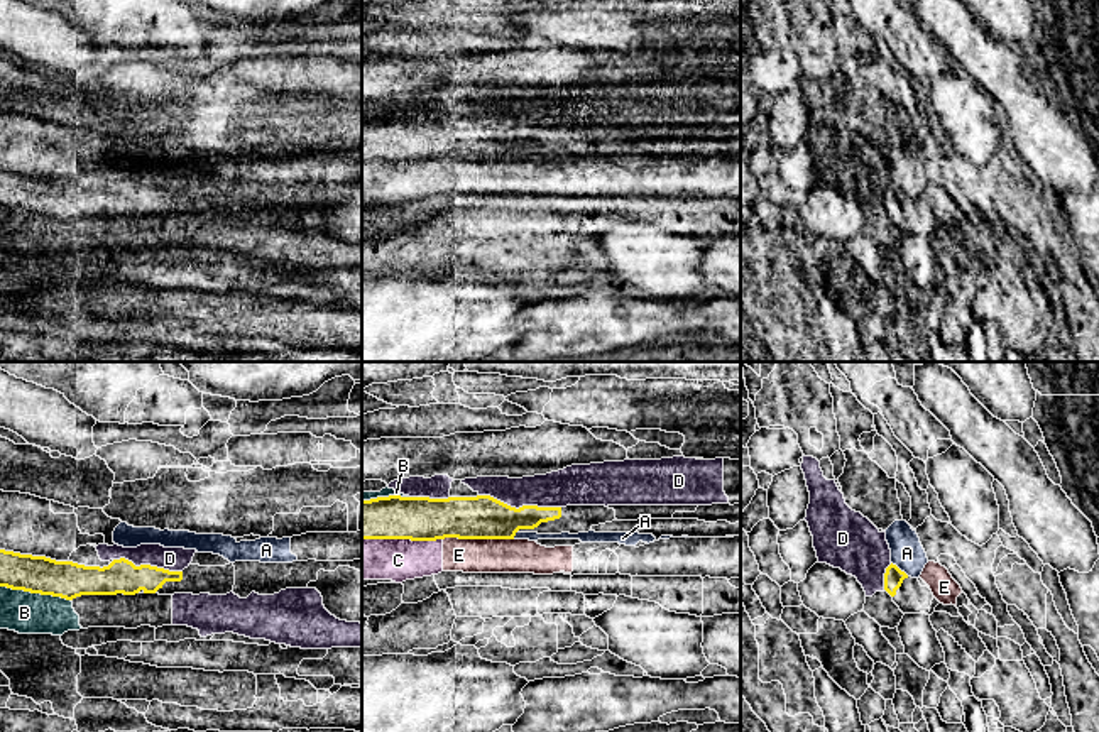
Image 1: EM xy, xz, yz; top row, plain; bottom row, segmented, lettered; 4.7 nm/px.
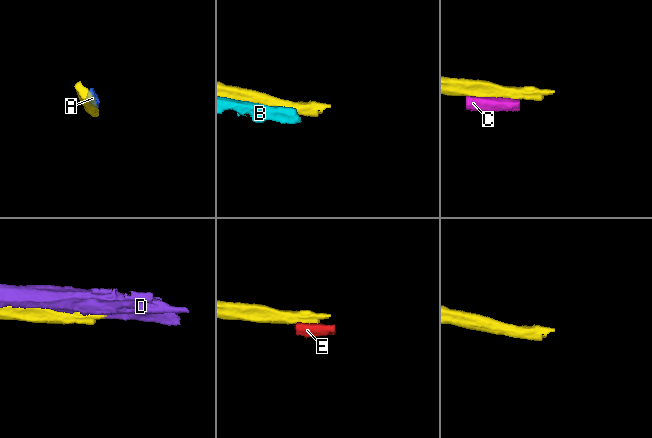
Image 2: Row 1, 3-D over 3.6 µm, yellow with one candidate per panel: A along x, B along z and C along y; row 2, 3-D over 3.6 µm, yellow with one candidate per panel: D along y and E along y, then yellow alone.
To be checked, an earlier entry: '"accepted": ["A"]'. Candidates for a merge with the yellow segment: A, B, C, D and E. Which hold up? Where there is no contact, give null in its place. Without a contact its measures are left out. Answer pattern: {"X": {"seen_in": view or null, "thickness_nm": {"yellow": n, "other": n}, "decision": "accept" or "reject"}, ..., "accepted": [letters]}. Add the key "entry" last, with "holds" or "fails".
{"A": {"seen_in": "yz", "thickness_nm": {"yellow": 90, "other": 160}, "decision": "reject"}, "B": {"seen_in": "xy", "thickness_nm": {"yellow": 180, "other": 200}, "decision": "reject"}, "C": {"seen_in": "xz", "thickness_nm": {"yellow": 200, "other": 200}, "decision": "reject"}, "D": {"seen_in": "xz", "thickness_nm": {"yellow": 200, "other": 180}, "decision": "reject"}, "E": {"seen_in": "xz", "thickness_nm": {"yellow": 200, "other": 160}, "decision": "reject"}, "accepted": [], "entry": "fails"}

